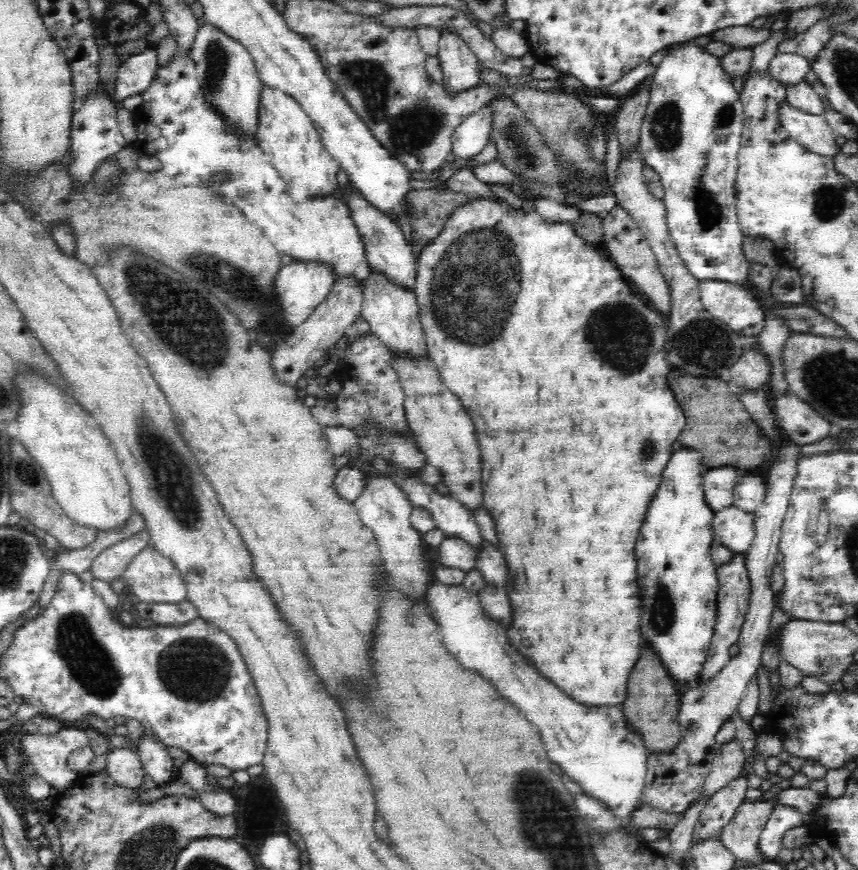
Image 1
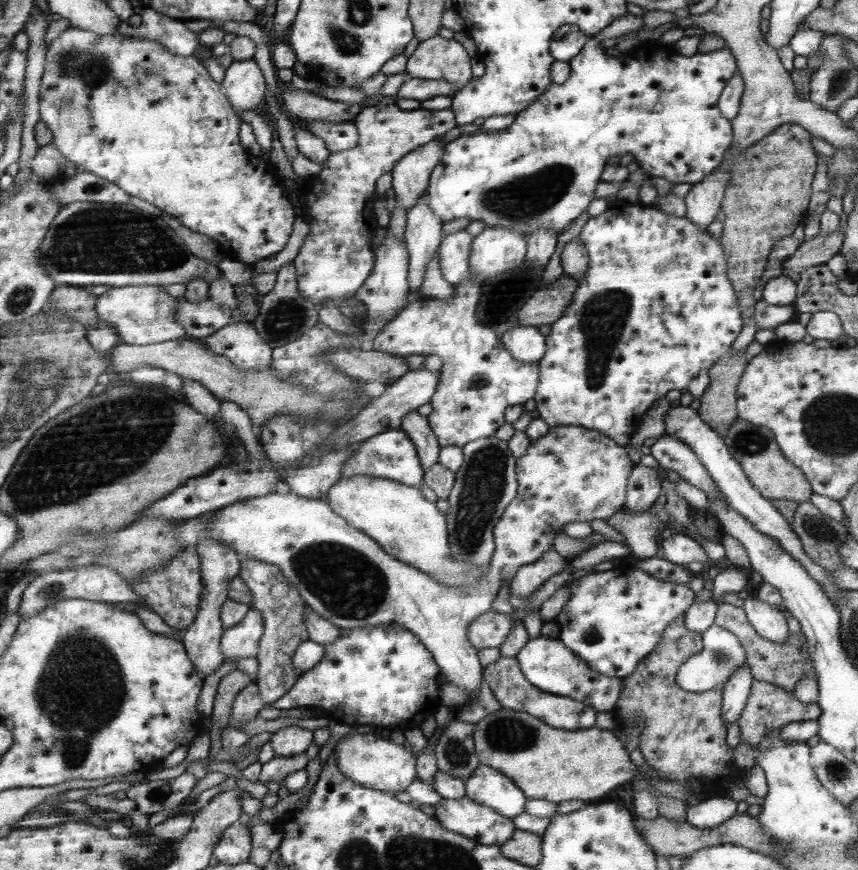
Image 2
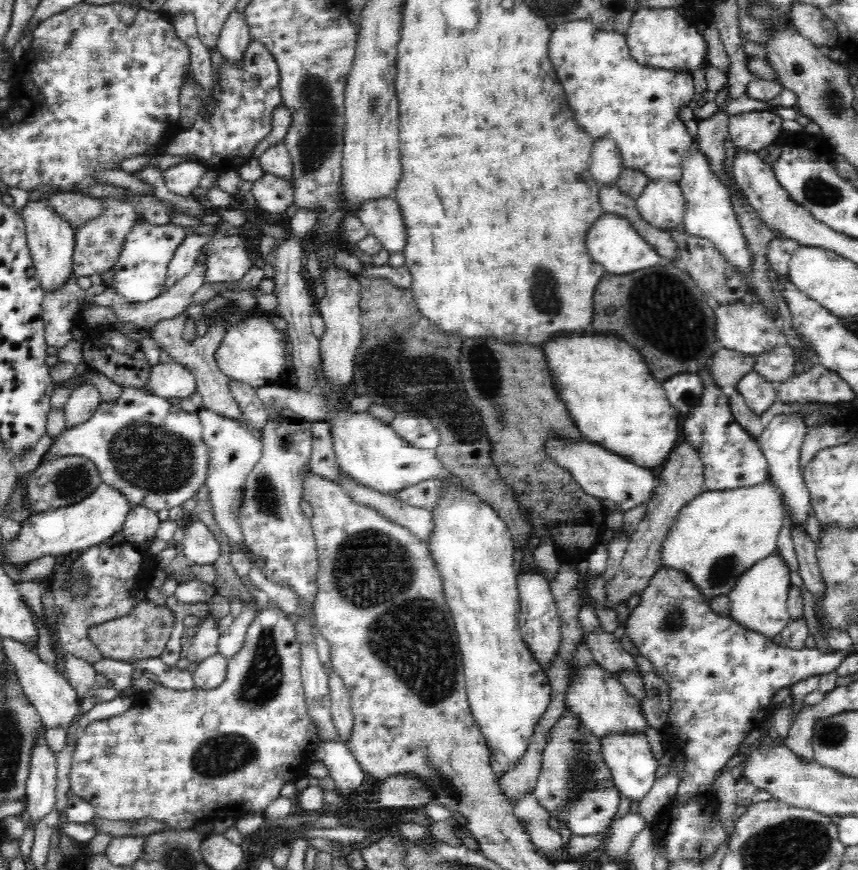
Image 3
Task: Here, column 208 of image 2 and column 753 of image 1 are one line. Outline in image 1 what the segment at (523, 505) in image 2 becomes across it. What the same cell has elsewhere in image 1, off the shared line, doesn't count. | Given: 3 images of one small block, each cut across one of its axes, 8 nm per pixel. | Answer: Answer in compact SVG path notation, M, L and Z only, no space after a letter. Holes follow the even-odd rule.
M728 506L713 516L713 536L735 555L746 553L755 537L755 516Z

